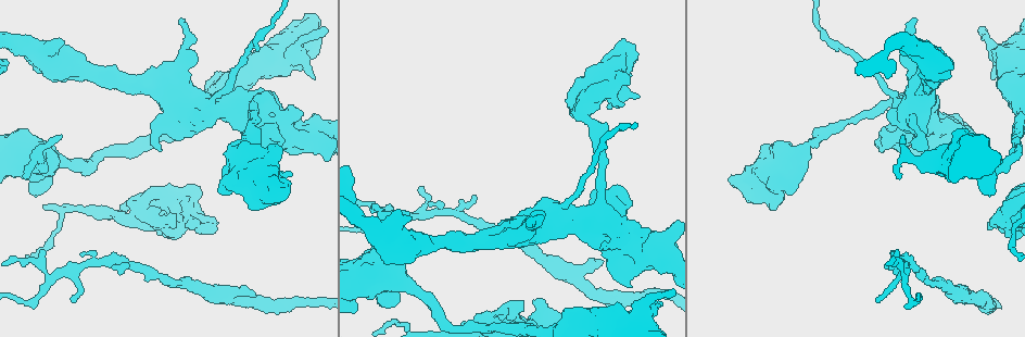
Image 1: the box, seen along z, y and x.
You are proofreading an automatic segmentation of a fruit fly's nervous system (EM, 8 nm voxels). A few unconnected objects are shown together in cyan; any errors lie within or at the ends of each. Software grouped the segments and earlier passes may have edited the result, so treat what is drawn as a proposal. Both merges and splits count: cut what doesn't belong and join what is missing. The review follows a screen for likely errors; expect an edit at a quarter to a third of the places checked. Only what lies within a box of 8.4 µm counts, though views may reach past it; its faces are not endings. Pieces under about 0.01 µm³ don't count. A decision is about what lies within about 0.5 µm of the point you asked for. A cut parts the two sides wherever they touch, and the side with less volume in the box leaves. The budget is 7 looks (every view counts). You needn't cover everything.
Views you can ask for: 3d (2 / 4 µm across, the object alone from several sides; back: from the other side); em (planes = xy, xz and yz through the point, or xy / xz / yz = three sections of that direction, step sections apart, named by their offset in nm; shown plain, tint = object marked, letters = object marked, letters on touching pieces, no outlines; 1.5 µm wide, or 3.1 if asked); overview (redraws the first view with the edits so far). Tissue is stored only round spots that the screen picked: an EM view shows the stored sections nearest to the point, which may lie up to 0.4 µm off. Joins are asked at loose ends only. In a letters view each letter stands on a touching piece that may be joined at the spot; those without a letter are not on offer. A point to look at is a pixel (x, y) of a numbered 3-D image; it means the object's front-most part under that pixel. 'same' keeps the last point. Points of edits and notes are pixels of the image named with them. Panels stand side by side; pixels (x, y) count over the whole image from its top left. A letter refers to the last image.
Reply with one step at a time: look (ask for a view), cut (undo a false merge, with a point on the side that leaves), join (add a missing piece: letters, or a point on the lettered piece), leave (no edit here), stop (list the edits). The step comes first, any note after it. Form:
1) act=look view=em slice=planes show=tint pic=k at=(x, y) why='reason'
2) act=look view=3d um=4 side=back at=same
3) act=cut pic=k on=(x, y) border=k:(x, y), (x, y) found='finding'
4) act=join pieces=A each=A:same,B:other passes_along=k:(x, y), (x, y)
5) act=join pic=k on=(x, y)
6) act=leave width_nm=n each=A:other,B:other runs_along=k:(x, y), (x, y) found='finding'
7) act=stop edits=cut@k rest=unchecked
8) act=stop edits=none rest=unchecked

act=look view=em slice=planes show=letters pic=1 at=(160, 151) why='branch stops here'

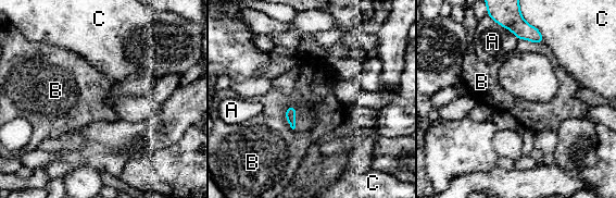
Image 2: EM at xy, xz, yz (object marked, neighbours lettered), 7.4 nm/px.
act=leave each=A:other,B:other,C:other border=2:(288, 106), (286, 120), (293, 130) found='no lettered piece goes on from it'

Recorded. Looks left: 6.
act=look view=3d um=2 pic=1 at=(189, 287) why='calibre changes'

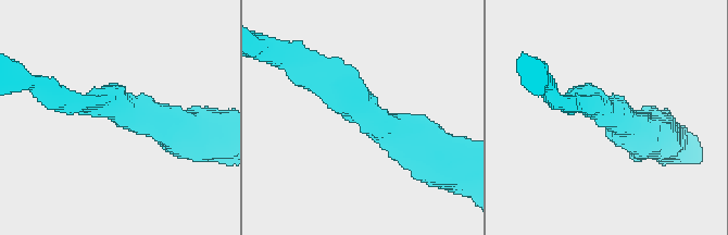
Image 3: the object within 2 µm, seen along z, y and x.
act=look view=em slice=planes show=letters pic=3 at=(118, 109) arm_widths_nm=160,400

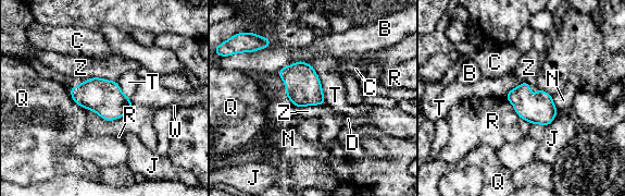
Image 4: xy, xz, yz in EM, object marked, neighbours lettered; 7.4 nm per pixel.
act=leave each=B:other,C:other,D:other,J:other,N:other,Q:other,R:other,T:other,W:other,Z:other border=4:(505, 97), (520, 117) found='continuous, no second neuron'

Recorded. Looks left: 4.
act=look view=3d um=2 pic=1 at=(292, 174) why='branch stops here'

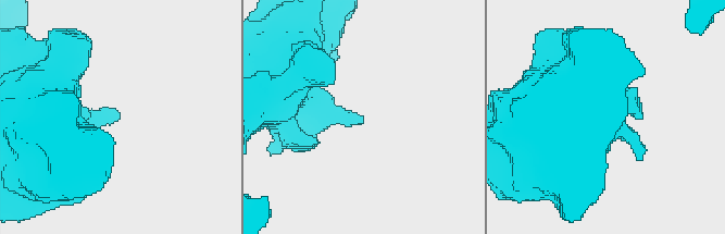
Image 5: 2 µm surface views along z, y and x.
act=look view=em slice=xy step=4 show=letters pic=5 at=(362, 118) why='need the tissue'

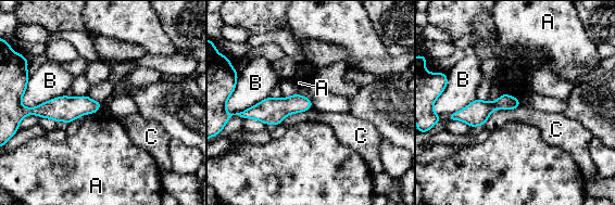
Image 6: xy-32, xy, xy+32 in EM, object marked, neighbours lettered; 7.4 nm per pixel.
act=leave each=A:other,B:other,C:other border=6:(312, 107), (304, 112) found='none of them fits'

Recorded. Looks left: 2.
act=stop edits=none rest=unchecked

